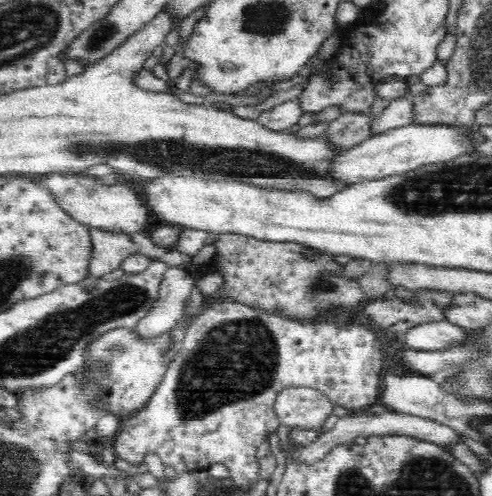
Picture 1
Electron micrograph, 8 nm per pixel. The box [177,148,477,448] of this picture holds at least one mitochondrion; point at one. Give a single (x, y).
(322, 282)

